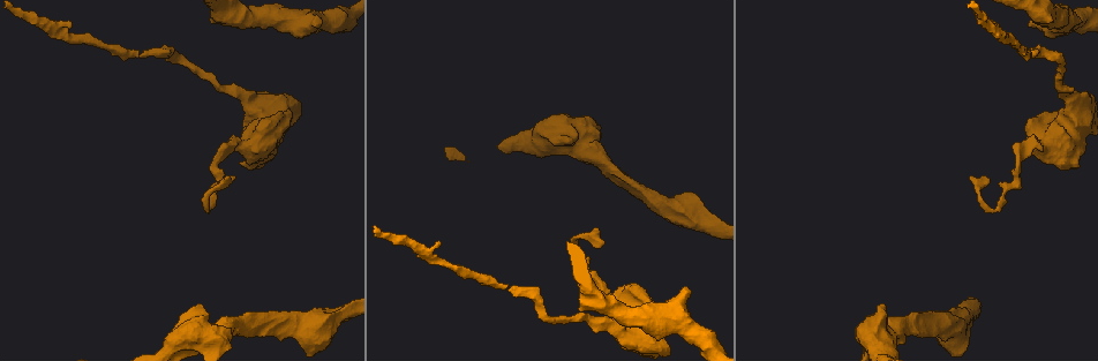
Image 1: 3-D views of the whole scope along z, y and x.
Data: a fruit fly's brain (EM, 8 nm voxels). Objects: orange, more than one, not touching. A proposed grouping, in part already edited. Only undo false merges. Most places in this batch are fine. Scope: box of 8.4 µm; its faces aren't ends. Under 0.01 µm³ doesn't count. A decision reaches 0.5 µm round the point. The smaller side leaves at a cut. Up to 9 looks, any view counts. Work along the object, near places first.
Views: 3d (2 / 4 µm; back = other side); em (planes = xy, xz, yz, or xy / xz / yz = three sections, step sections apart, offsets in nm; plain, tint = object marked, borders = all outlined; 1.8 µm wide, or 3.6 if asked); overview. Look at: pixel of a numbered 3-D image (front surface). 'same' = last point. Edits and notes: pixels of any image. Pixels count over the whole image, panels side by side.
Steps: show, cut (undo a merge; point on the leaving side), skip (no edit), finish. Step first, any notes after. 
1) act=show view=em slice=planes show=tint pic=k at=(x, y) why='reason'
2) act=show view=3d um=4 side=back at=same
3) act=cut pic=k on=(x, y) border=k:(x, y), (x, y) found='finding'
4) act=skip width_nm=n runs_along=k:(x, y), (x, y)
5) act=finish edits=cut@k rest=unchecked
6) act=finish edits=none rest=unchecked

act=show view=3d um=4 pic=1 at=(297, 21) why='arms part here'

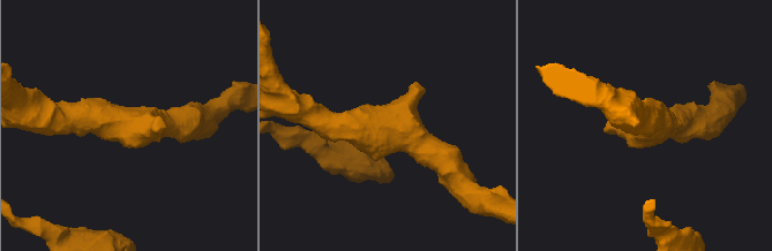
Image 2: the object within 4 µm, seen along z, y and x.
act=show view=em um=3.6 slice=xy step=16 show=tint pic=2 at=(392, 121)

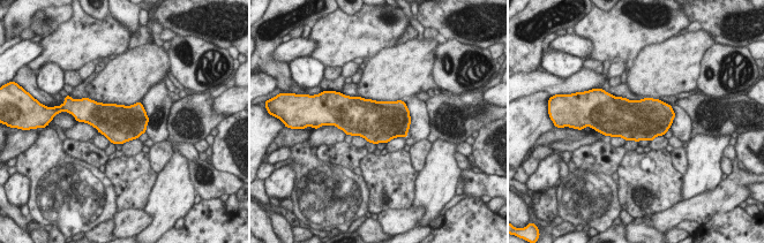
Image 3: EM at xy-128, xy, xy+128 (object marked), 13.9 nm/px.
act=show view=em um=3.6 slice=planes show=borders at=same

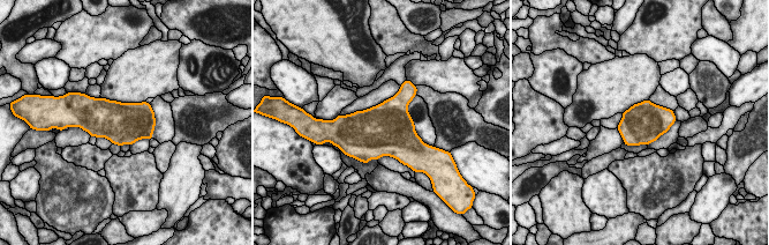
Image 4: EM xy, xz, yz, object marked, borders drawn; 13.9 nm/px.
act=skip found='one neuron here'

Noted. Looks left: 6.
act=show view=em um=3.6 slice=planes show=plain pic=1 at=(1073, 123) why='calibre changes'

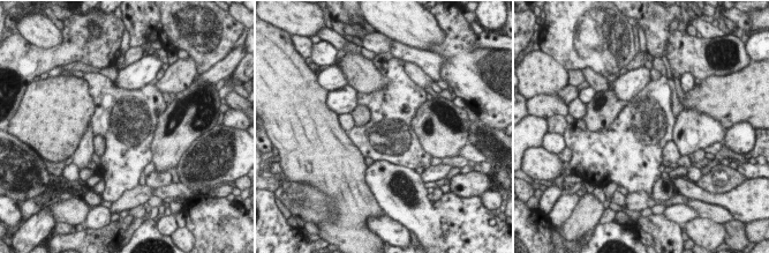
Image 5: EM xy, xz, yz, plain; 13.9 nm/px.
act=show view=em um=3.6 slice=planes show=tint at=same why='where the object lies'

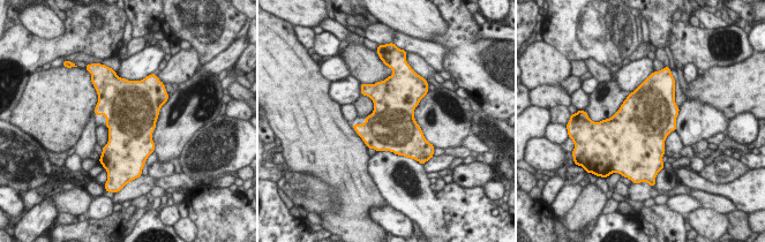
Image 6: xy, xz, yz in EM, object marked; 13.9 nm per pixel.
act=skip found='continuous, no second neuron'

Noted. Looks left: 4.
act=show view=em slice=yz step=4 show=tint pic=1 at=(208, 193) why='sharp bend'

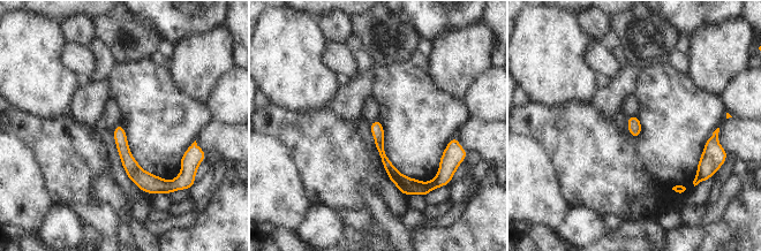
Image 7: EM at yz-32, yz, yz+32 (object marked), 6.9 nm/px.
act=show view=em slice=planes show=borders at=same

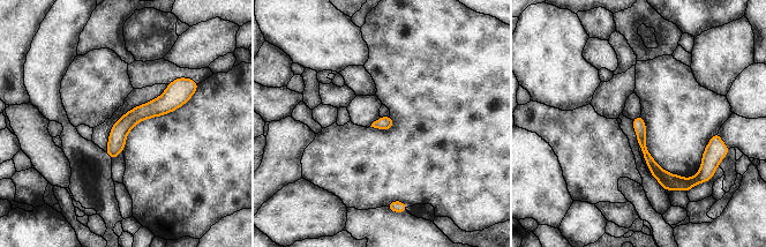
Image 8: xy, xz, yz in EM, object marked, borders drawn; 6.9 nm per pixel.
act=skip runs_along=8:(182, 89), (136, 114), (111, 154) found='all the same neuron'

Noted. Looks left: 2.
act=show view=em um=3.6 slice=planes show=plain pic=1 at=(582, 146) why='calibre changes'

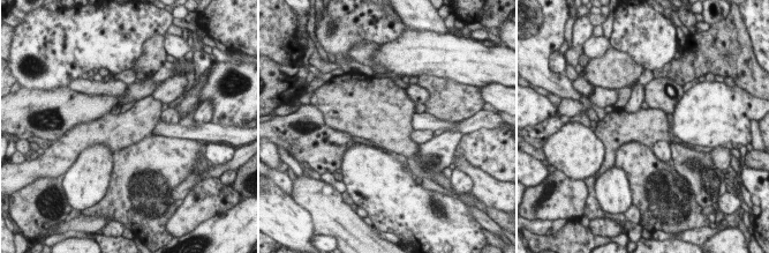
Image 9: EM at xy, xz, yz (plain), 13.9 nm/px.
act=show view=em um=3.6 slice=planes show=tint at=same

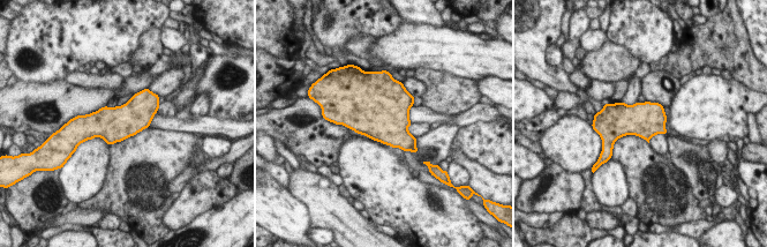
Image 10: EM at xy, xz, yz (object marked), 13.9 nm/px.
act=skip found='one neuron here'

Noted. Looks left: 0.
act=finish edits=none rest=unchecked

